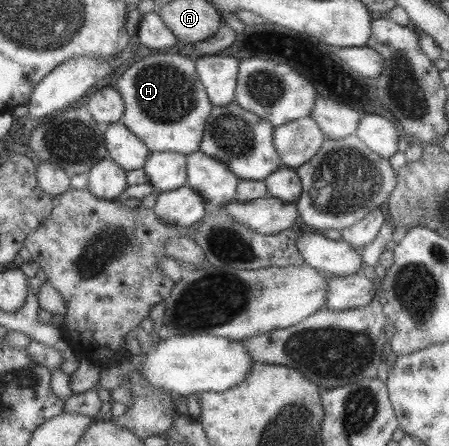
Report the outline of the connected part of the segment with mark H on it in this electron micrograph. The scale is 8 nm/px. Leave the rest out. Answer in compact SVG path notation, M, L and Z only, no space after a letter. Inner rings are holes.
M151 54L133 62L115 82L124 102L123 123L149 151L184 155L198 151L204 122L213 105L199 82L195 61L179 54Z

